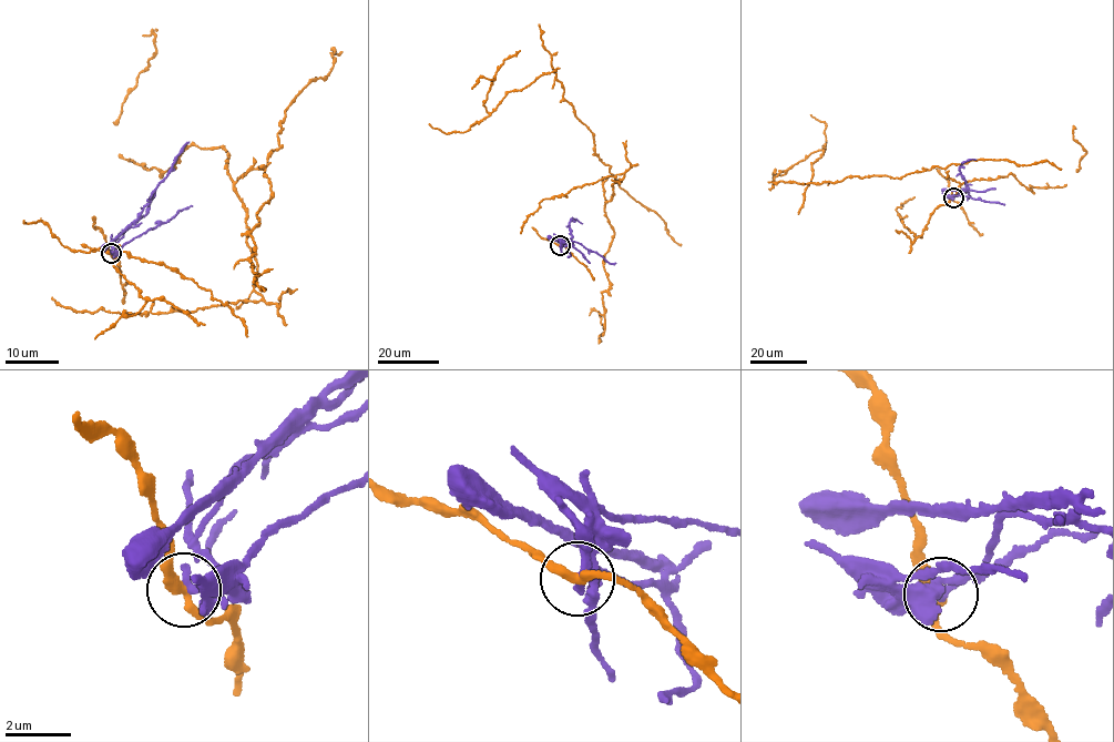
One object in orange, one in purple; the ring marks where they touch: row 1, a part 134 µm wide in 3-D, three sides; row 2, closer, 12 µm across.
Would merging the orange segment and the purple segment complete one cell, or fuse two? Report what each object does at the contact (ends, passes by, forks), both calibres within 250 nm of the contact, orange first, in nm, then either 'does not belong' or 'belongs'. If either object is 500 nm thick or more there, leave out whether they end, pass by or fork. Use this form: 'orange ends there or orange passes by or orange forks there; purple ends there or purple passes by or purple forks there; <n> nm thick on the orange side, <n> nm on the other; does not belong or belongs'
orange passes by; purple ends there; 280 nm thick on the orange side, 320 nm on the other; does not belong

